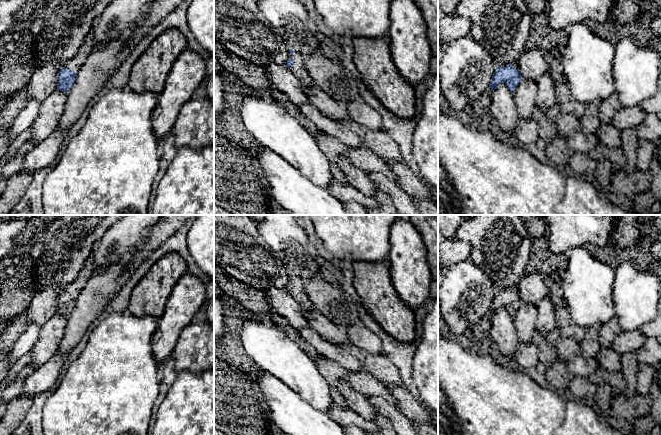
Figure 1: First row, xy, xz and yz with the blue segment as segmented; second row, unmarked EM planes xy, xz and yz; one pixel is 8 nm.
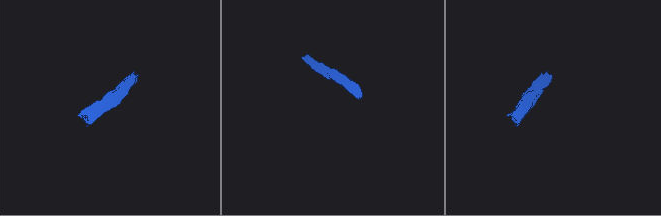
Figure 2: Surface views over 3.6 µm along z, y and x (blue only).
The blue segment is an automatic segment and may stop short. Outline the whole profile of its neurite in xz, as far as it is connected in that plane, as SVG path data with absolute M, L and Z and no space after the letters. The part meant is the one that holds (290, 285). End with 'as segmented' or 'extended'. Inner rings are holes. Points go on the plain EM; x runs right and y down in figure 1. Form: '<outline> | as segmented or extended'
M290 274L290 281L285 290L292 295L303 310L313 310L315 309L314 305L305 292L303 283L303 279Z | extended

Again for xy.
M92 252L91 256L86 260L75 280L72 281L60 294L58 298L58 314L67 317L72 312L77 296L88 282L93 272L94 257Z | extended

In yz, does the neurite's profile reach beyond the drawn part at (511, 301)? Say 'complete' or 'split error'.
split error

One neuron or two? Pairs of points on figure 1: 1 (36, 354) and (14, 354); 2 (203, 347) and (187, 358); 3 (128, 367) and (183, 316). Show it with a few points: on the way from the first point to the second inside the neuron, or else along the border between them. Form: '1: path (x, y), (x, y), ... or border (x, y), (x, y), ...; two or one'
1: border (40, 332), (36, 343), (28, 352); two
2: path (199, 348), (191, 354); one
3: border (157, 323), (151, 350), (158, 363); two

